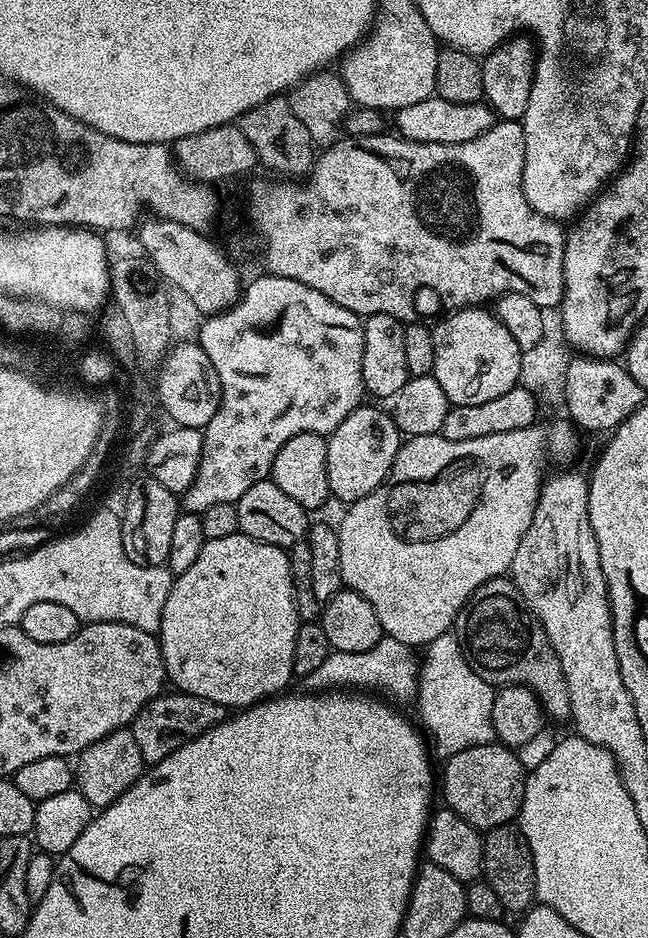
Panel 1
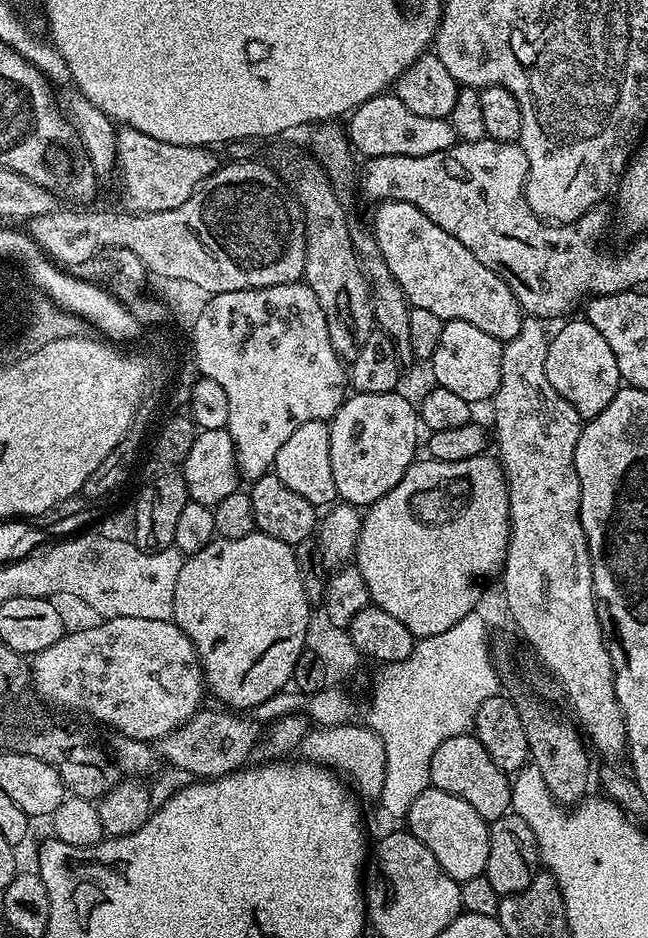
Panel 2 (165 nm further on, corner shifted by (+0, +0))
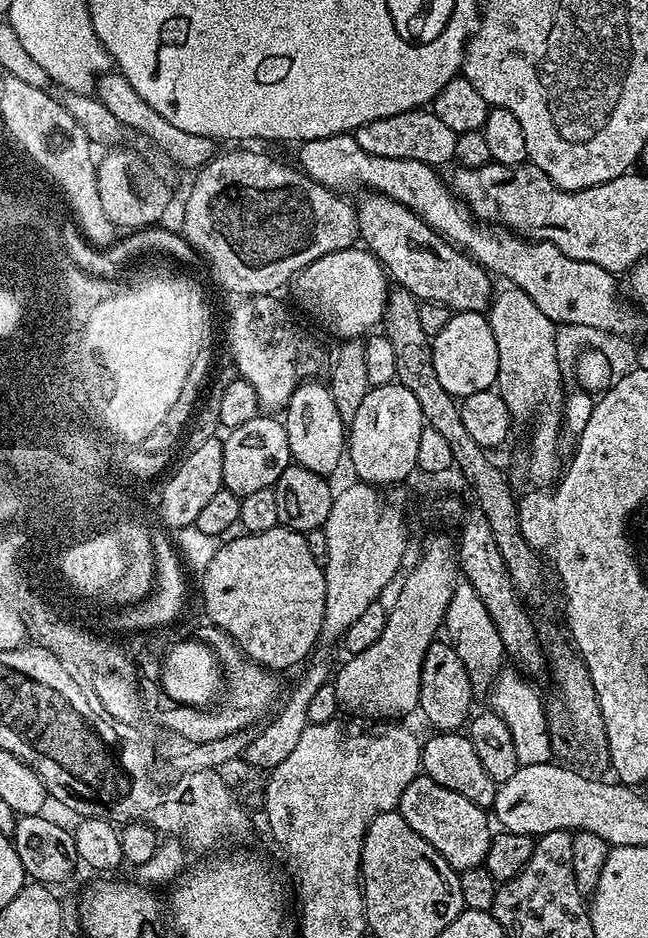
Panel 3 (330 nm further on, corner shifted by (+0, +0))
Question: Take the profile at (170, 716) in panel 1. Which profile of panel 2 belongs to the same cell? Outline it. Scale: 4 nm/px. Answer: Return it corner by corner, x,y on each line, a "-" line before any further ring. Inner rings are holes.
199,710
184,724
178,726
172,732
166,734
158,740
158,752
161,757
164,756
169,765
174,768
181,768
191,773
196,778
215,778
225,776
228,772
235,772
243,769
249,763
248,755
256,748
256,739
261,739
262,728
252,720
247,720
247,715
237,714
232,710
220,710
224,712
206,712

